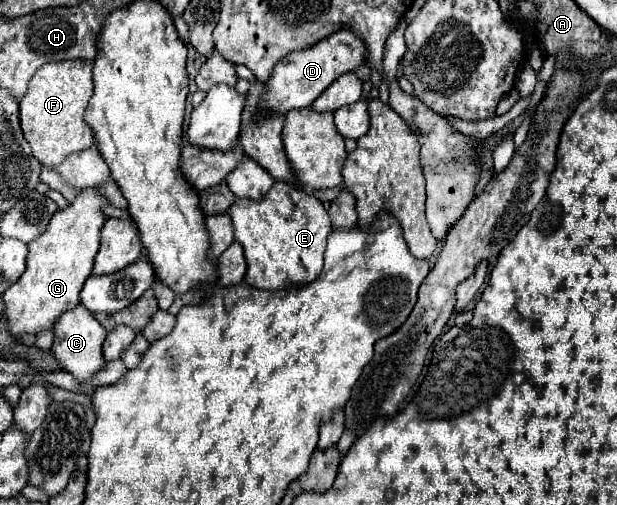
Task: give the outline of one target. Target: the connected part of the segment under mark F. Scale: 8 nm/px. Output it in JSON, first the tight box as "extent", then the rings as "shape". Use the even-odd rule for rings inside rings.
{"extent":[19,59,93,167],"shape":[[[69,59],[47,63],[37,69],[29,81],[29,89],[19,101],[19,119],[25,139],[41,165],[57,167],[67,155],[89,149],[93,139],[91,127],[85,123],[83,113],[93,95],[93,61]]]}

